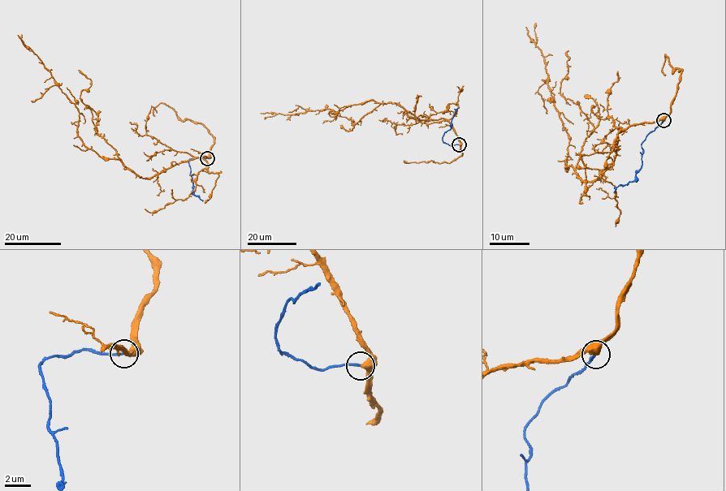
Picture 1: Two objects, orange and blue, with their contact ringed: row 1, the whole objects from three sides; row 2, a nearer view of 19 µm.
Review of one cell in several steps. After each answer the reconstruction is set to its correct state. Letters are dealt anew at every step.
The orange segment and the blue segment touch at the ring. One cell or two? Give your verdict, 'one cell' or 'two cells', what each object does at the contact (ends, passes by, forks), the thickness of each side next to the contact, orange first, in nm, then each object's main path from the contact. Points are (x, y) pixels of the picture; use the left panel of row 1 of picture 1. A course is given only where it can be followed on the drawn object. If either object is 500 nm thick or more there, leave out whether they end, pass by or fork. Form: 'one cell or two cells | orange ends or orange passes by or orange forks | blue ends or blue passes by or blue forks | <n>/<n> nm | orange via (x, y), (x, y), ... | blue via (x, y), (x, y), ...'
one cell | orange ends | blue ends | 480/180 nm | orange via (207, 157), (175, 164), (144, 178), (120, 160), (101, 157), (76, 132), (77, 107), (17, 35) | blue via (207, 157), (195, 157), (188, 161), (193, 192), (203, 200)

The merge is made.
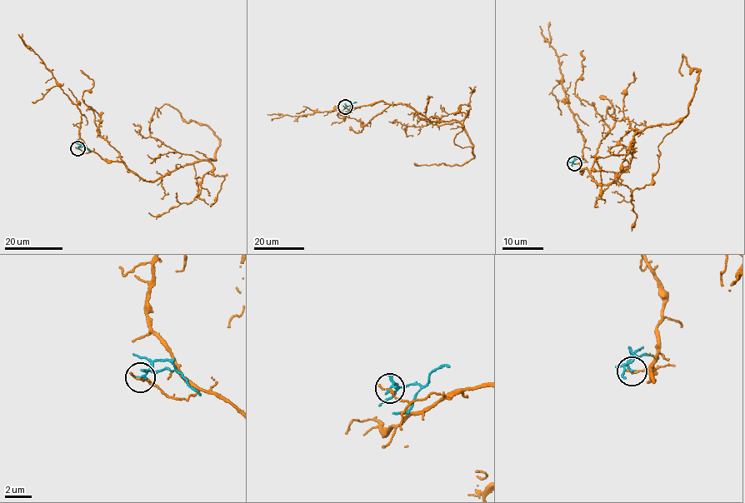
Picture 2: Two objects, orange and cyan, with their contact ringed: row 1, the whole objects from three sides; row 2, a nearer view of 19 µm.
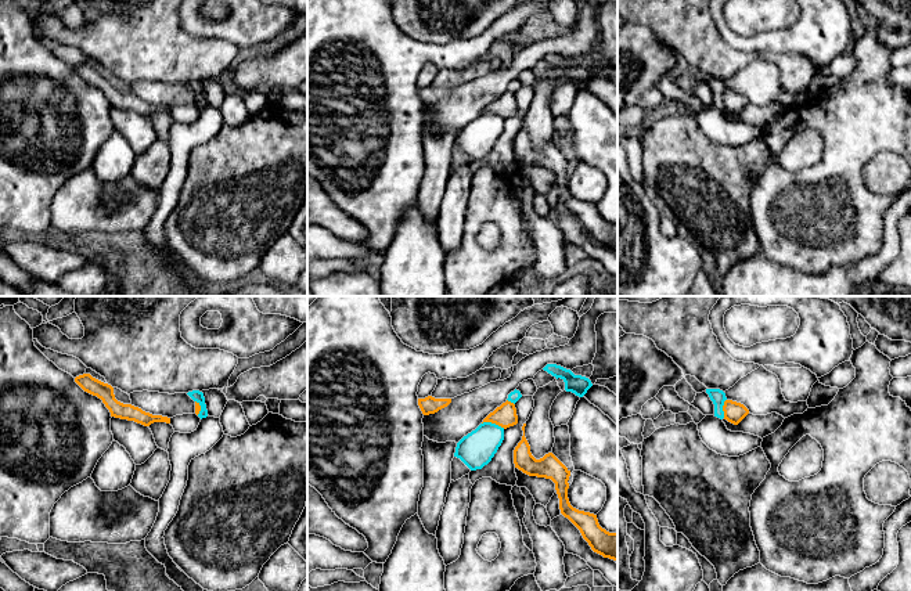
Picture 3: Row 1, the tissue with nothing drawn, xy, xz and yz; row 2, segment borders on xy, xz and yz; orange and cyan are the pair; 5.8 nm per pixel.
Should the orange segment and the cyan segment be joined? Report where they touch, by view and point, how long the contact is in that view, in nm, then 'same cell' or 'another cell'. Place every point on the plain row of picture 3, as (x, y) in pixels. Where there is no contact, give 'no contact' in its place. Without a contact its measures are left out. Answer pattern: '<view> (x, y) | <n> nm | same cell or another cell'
xz (493, 112) | 140 nm | another cell

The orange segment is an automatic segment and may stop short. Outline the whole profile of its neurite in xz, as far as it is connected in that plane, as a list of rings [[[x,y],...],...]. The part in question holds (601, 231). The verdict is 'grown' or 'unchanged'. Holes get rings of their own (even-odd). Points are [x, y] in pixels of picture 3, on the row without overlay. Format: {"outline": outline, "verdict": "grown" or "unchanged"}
{"outline": [[[523,113],[522,116],[523,120],[522,130],[518,133],[518,136],[514,140],[515,158],[518,158],[519,161],[522,161],[529,166],[551,169],[555,173],[555,180],[559,188],[561,203],[565,208],[568,208],[580,220],[583,228],[588,233],[588,235],[594,242],[602,245],[604,248],[617,251],[617,223],[609,223],[605,219],[602,219],[598,213],[597,205],[579,201],[570,195],[568,188],[568,179],[569,179],[568,170],[570,166],[570,161],[552,143],[548,143],[543,148],[536,149],[532,145],[530,136],[525,127],[525,116],[526,113]]], "verdict": "unchanged"}

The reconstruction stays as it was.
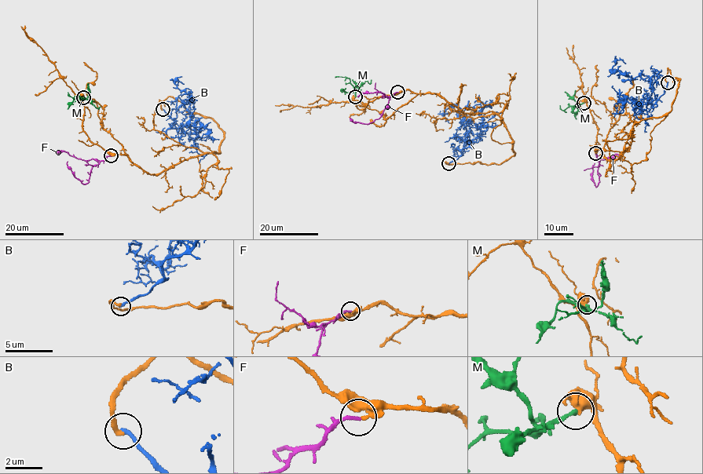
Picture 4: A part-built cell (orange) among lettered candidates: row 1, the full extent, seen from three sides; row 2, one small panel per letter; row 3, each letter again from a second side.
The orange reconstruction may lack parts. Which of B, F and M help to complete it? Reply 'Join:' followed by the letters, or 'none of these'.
Join: F

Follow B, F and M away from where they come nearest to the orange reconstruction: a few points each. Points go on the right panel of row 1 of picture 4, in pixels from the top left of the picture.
B: (668, 82), (664, 90), (654, 79), (655, 69), (656, 75), (649, 76), (613, 73), (616, 61), (625, 63)
F: (595, 153), (600, 163), (599, 183), (596, 187), (592, 168)
M: (583, 103), (564, 110), (559, 105)

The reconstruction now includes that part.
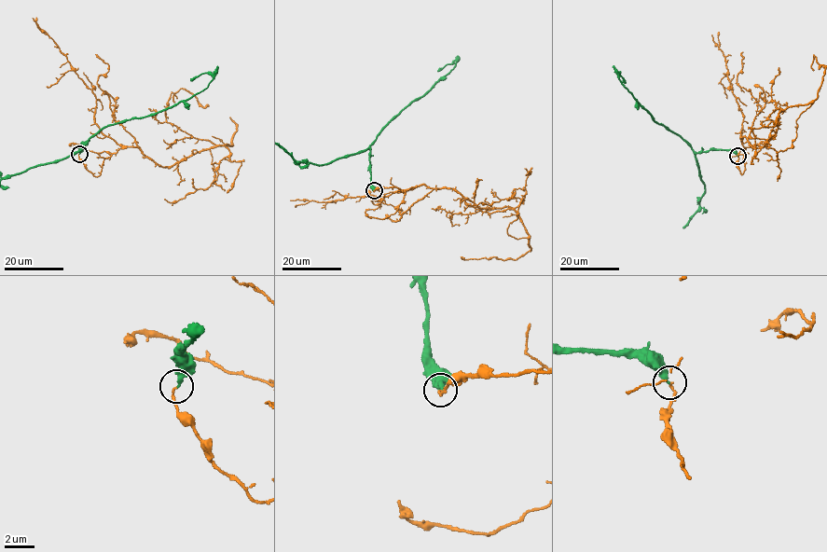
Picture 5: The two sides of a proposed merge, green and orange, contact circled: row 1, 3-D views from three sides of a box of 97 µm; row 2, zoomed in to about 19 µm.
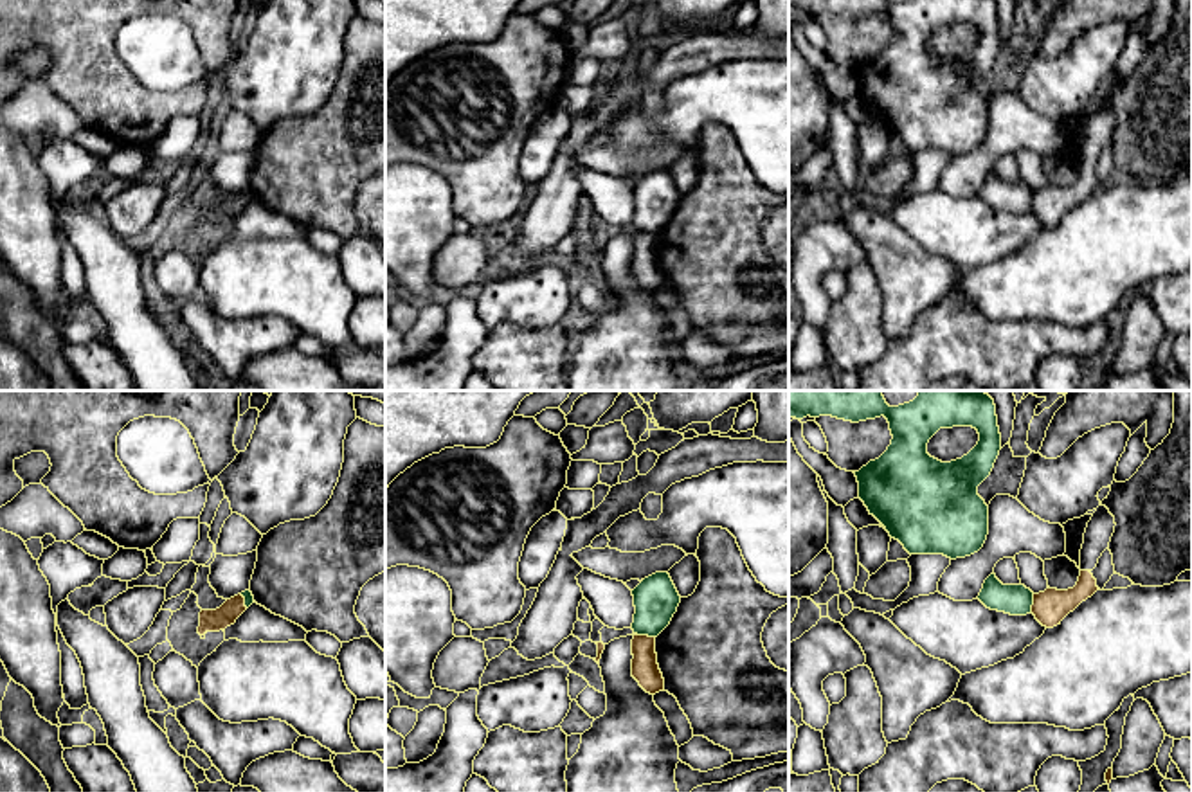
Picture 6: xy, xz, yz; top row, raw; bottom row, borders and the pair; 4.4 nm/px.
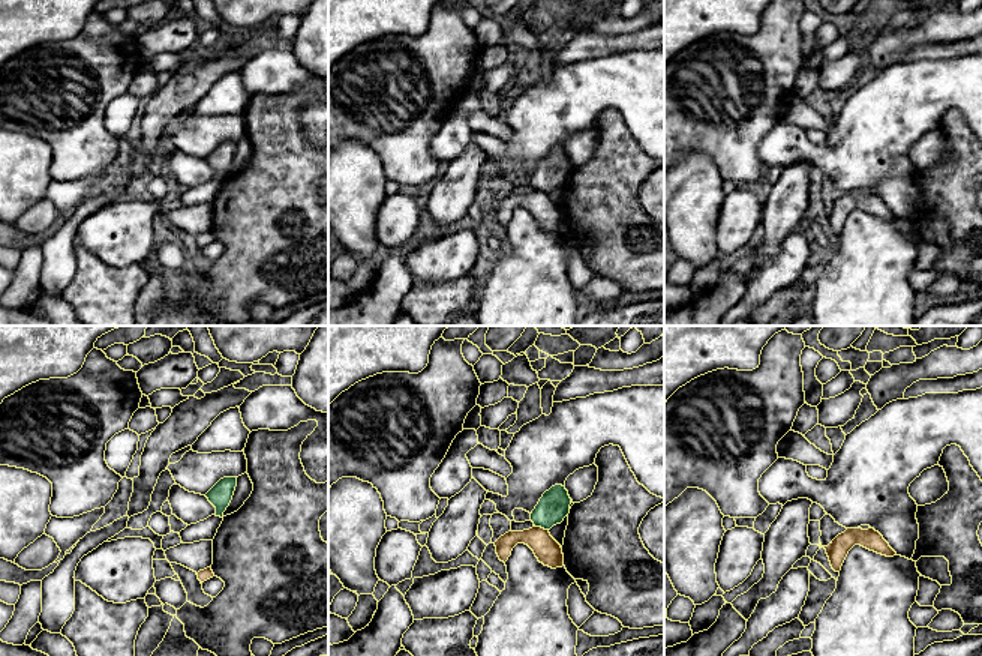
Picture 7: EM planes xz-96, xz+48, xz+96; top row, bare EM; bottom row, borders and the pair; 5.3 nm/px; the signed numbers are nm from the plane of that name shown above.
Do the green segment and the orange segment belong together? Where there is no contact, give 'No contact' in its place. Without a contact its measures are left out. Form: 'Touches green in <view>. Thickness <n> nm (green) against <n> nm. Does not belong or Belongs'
Touches green in xz. Thickness 200 nm (green) against 120 nm. Does not belong

